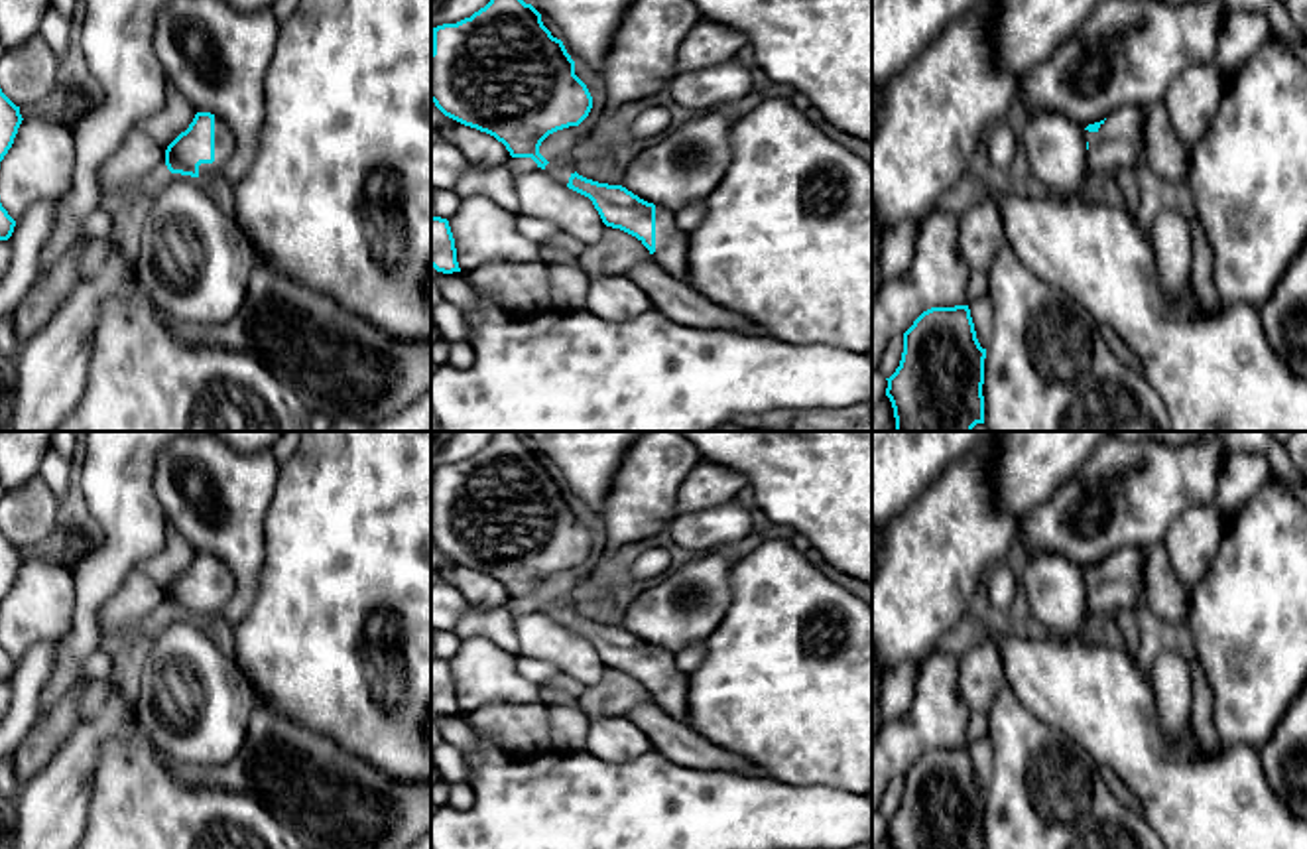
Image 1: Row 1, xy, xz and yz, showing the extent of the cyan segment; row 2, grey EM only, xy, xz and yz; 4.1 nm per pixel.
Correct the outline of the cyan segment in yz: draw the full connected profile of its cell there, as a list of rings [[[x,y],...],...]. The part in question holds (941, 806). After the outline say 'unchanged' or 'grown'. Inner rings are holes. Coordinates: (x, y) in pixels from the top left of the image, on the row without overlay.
[[[968,747],[931,749],[903,774],[902,802],[896,814],[886,819],[886,837],[892,849],[984,849],[984,800],[986,790],[982,790],[976,780]]] | unchanged

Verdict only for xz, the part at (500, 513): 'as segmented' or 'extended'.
as segmented

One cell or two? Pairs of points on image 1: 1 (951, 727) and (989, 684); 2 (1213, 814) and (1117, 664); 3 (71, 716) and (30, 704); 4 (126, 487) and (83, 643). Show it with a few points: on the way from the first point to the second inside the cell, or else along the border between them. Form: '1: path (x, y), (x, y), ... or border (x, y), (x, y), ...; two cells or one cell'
1: border (959, 662), (959, 696), (973, 712); two cells
2: path (1176, 781), (1117, 721), (1117, 702); one cell
3: border (38, 716), (20, 745); two cells
4: path (126, 526), (123, 548), (97, 576), (87, 603); one cell

